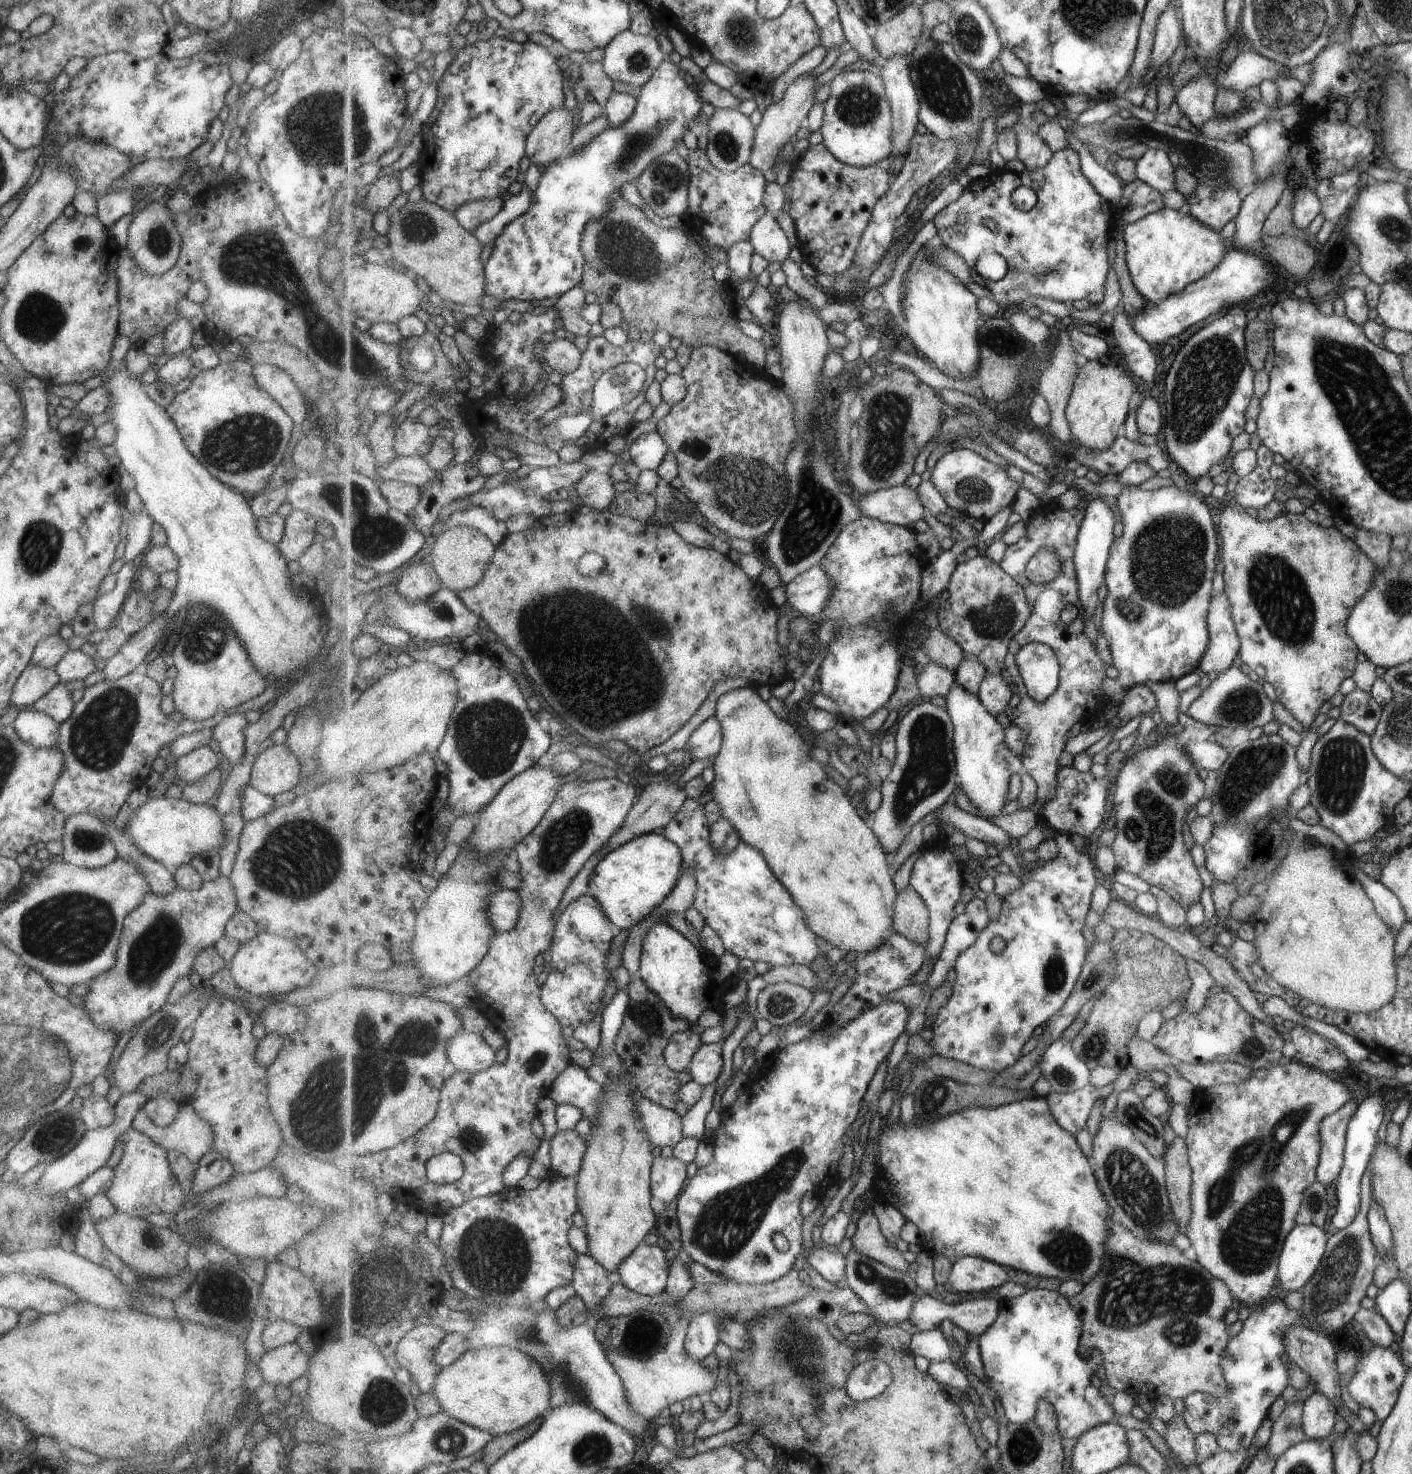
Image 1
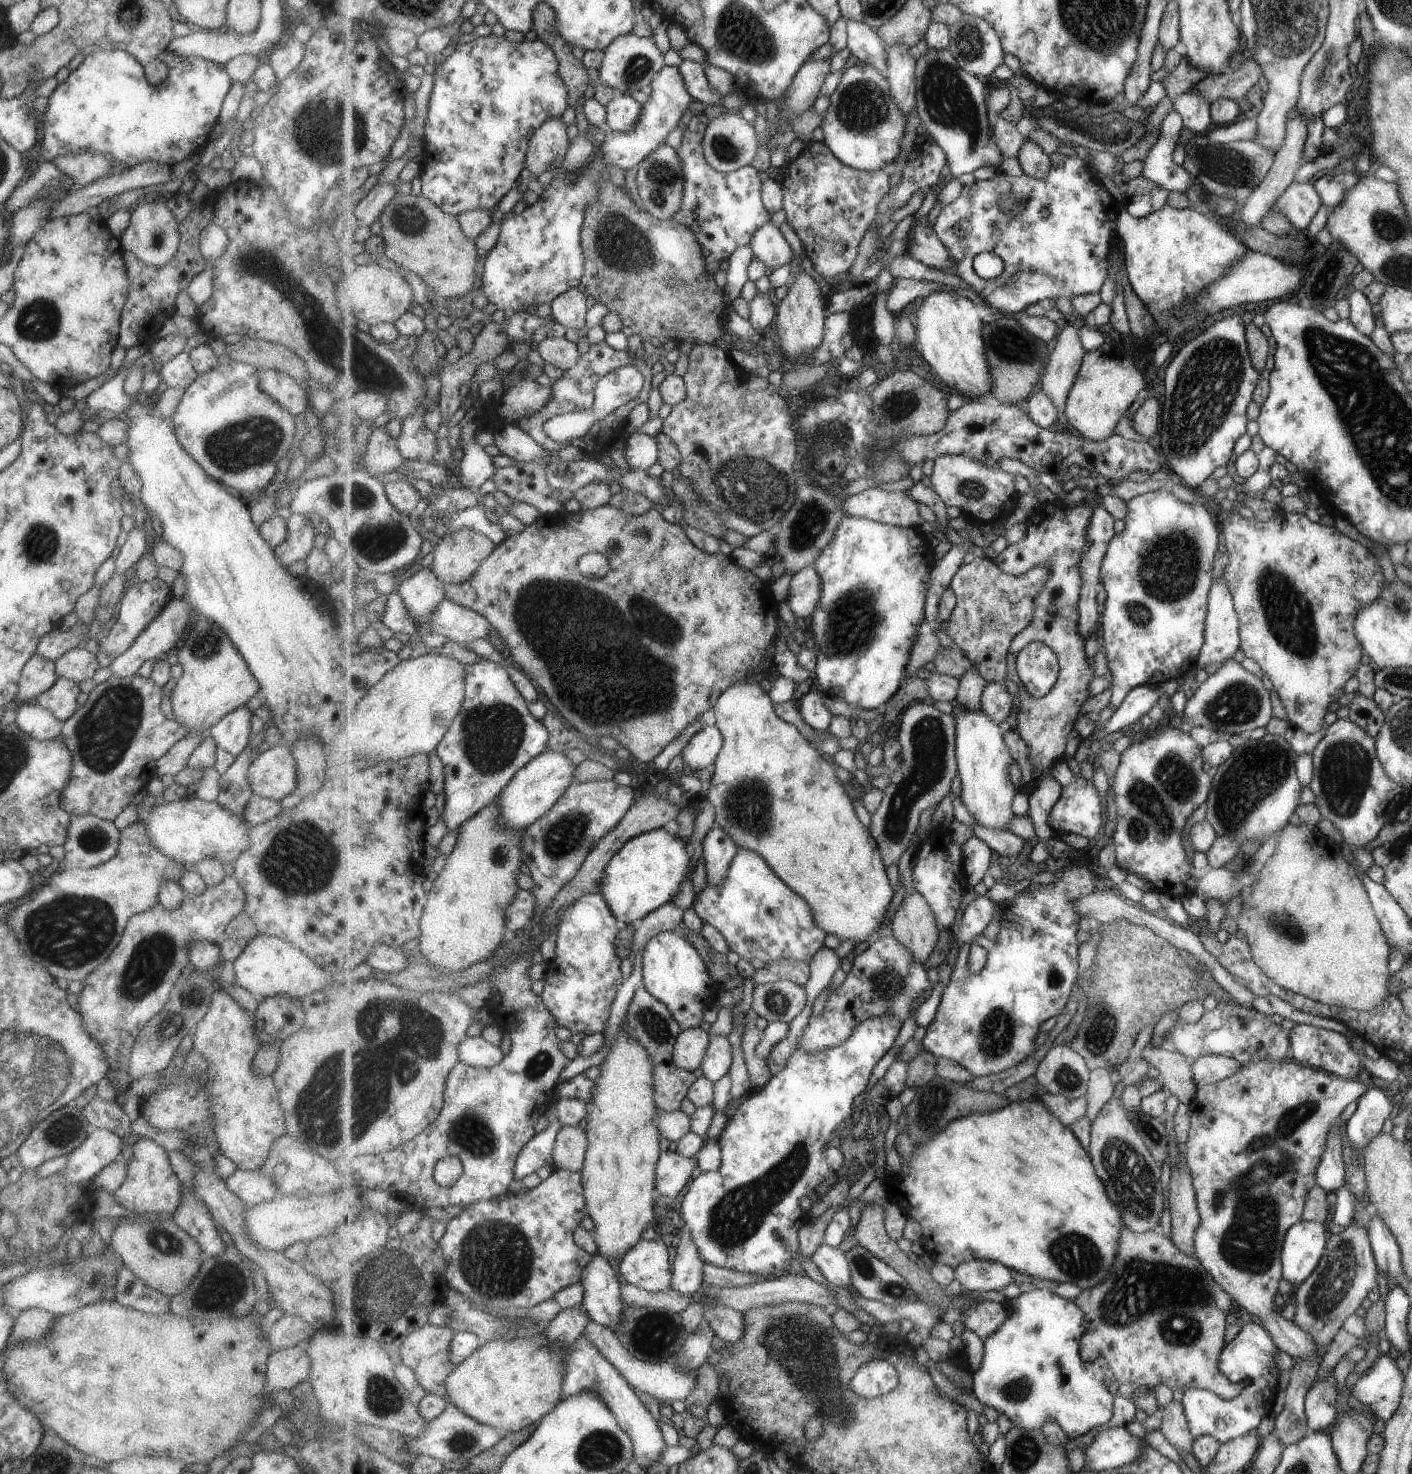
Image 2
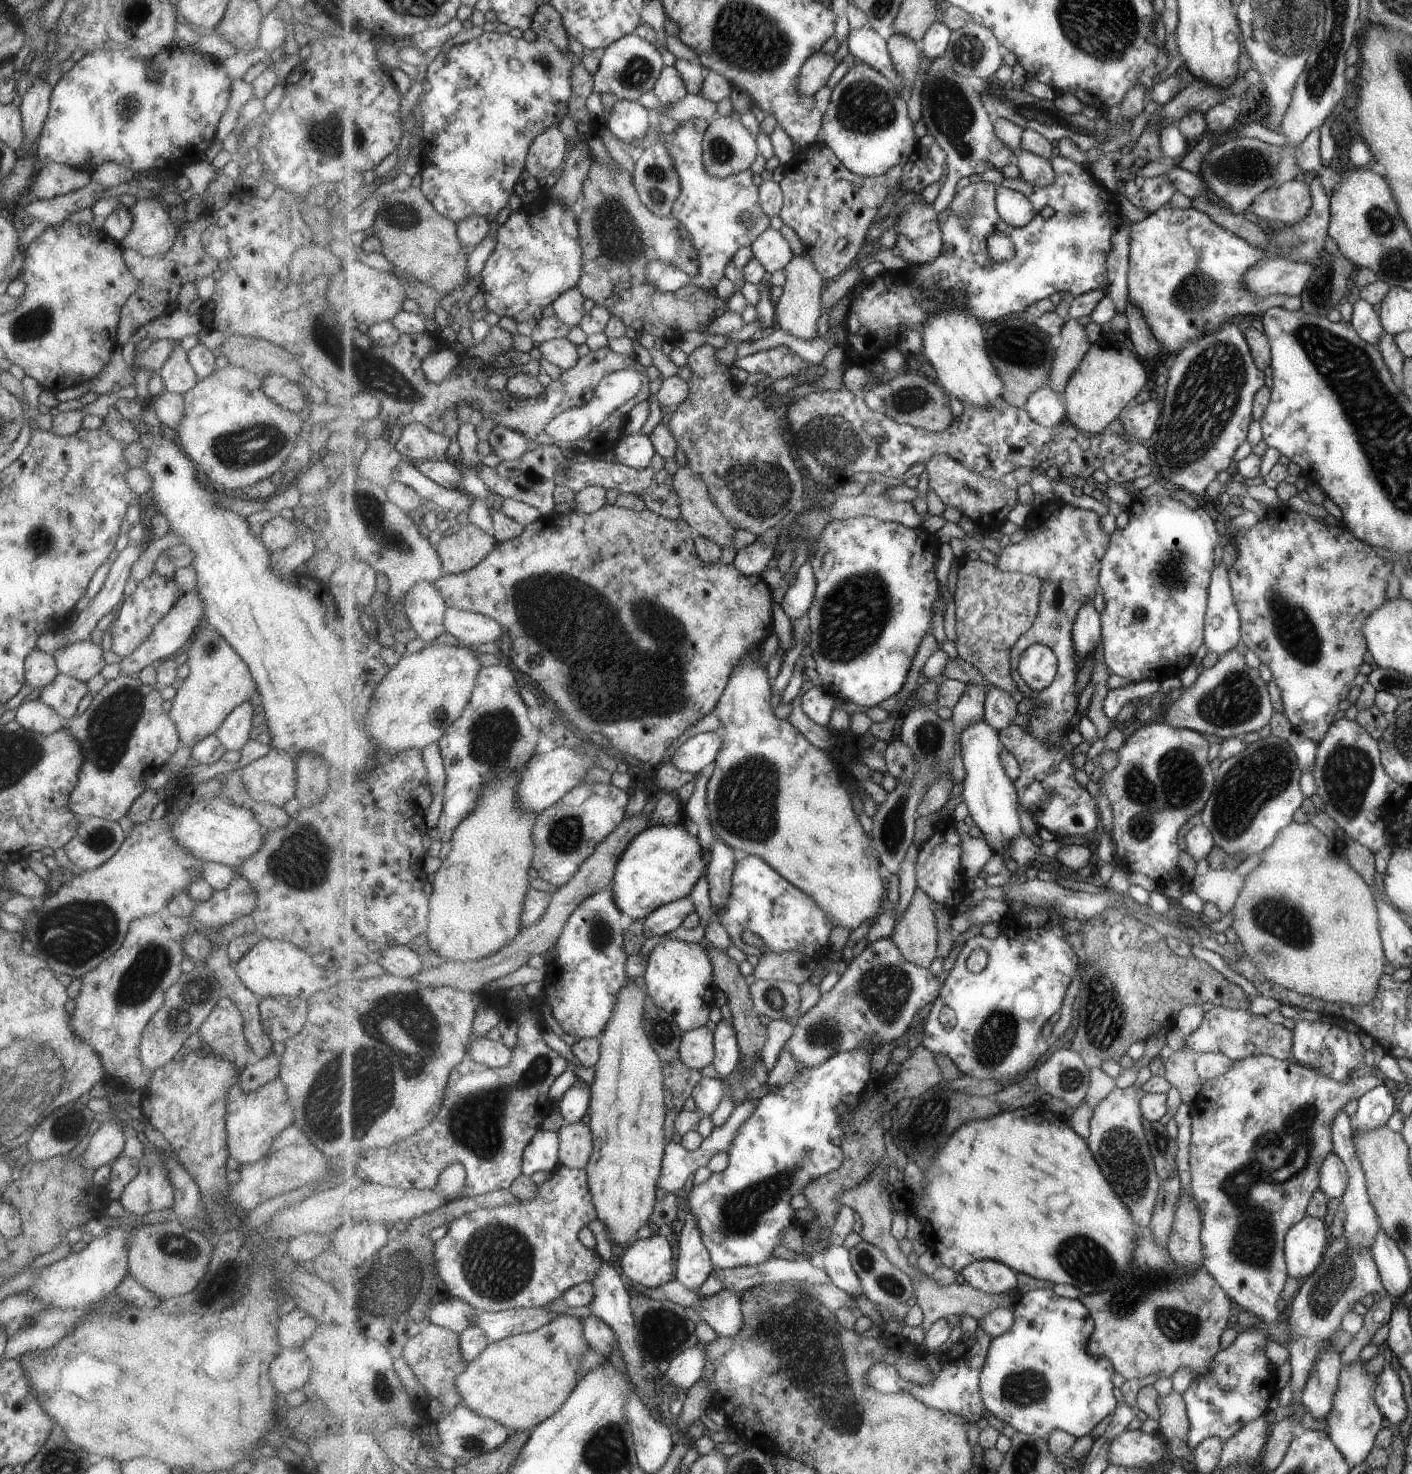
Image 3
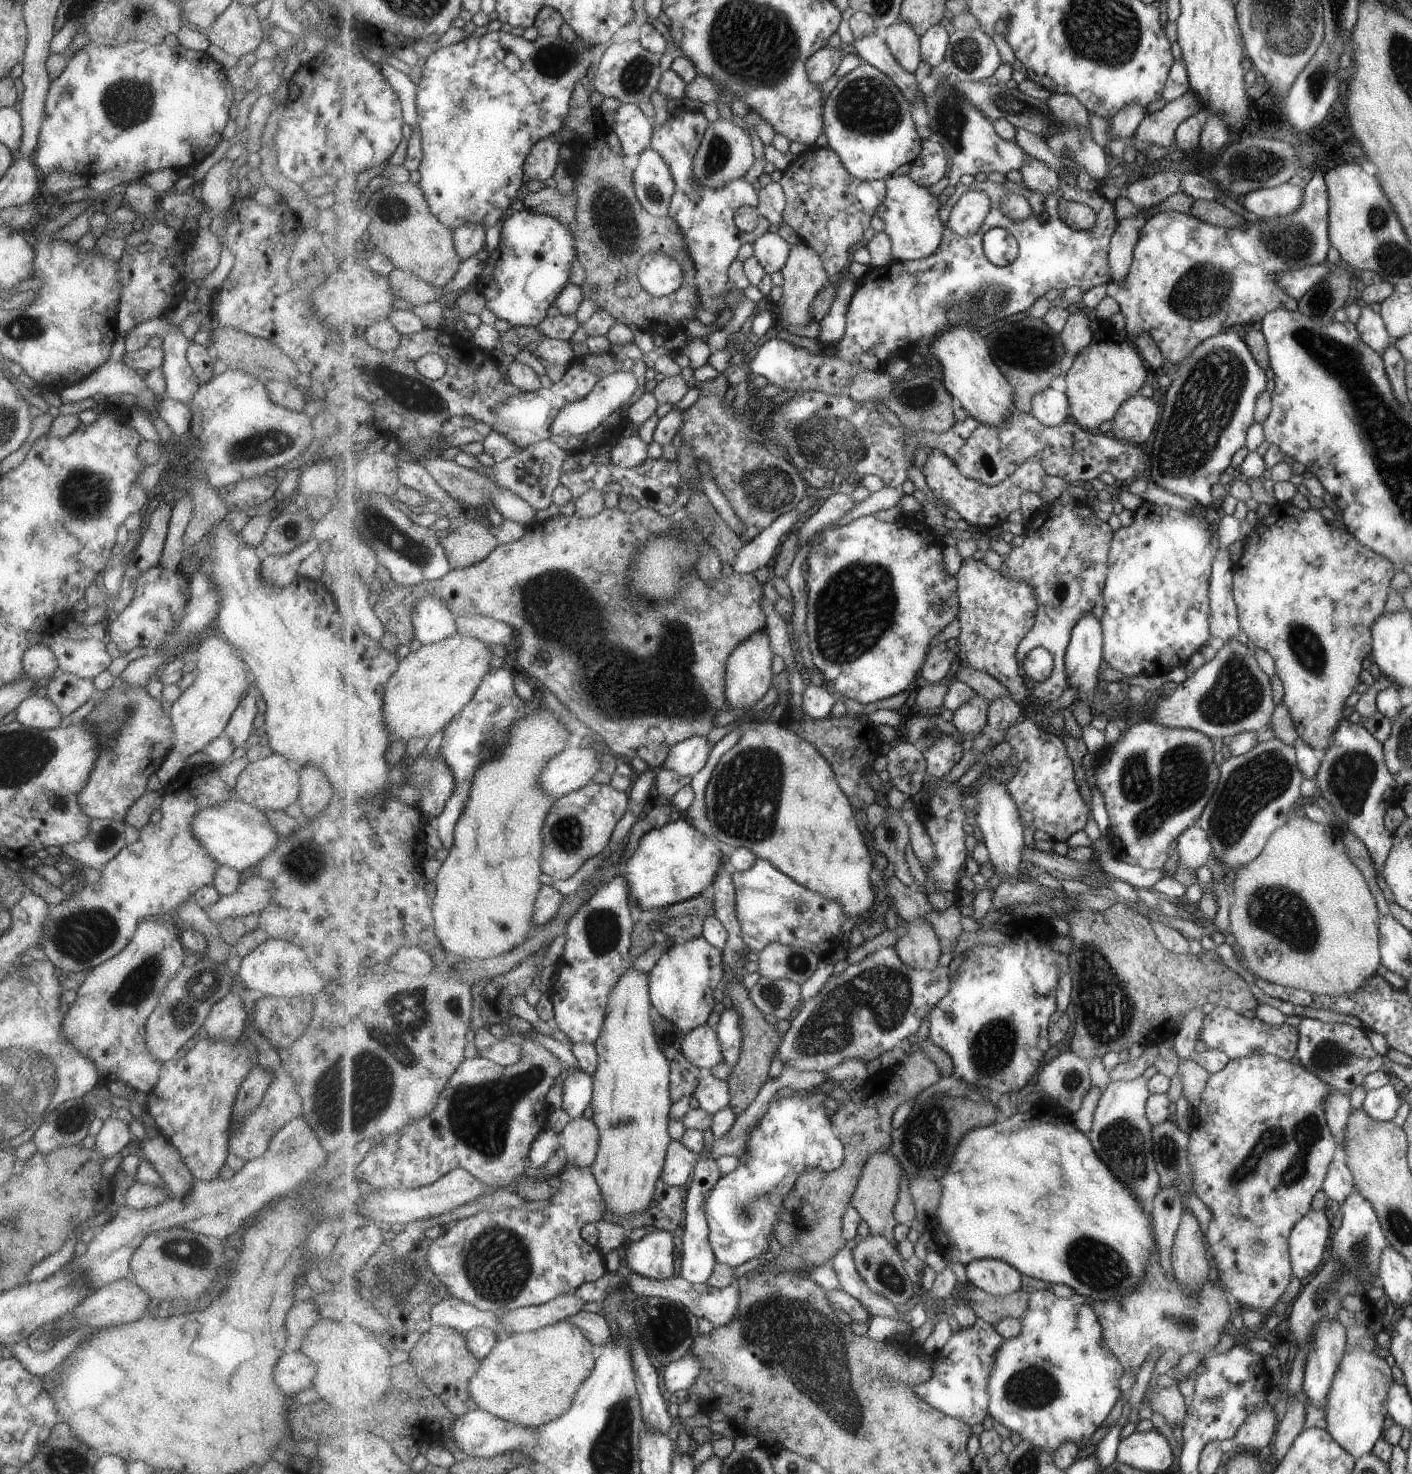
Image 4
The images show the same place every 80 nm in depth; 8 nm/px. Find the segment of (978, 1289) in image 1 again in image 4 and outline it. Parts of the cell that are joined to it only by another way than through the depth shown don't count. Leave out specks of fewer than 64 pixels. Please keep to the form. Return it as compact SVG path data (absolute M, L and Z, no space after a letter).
M975 1259L966 1267L967 1280L992 1295L1007 1296L1021 1290L1022 1272L999 1259Z

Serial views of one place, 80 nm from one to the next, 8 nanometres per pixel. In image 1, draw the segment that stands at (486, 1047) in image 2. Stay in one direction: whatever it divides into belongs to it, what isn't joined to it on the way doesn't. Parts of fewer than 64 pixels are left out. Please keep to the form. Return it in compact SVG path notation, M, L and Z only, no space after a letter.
M461 1029L449 1042L450 1071L478 1073L495 1065L497 1052L480 1034Z

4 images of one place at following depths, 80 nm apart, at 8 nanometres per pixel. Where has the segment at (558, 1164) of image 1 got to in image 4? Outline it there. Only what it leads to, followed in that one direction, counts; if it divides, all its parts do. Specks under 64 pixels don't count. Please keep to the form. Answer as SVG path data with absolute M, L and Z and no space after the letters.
M571 1118L561 1131L561 1138L567 1164L585 1168L598 1159L600 1128L593 1118Z

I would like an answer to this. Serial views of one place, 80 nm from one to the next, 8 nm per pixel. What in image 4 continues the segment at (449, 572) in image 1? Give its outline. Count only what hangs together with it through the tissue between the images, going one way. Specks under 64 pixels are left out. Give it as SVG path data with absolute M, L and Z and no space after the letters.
M461 518L443 539L444 548L452 565L468 567L486 559L499 545L499 539L485 523Z

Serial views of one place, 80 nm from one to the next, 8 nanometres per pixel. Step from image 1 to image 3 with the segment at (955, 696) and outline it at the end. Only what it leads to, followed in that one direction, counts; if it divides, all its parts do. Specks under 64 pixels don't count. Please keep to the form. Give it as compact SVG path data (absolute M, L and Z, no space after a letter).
M986 720L965 729L960 736L961 754L966 775L963 782L962 798L969 808L976 826L984 834L984 838L998 853L1002 860L1009 859L1006 849L1020 836L1023 836L1021 818L1019 818L1019 796L1015 784L1007 776L1006 766L1002 763L1001 740L999 730Z

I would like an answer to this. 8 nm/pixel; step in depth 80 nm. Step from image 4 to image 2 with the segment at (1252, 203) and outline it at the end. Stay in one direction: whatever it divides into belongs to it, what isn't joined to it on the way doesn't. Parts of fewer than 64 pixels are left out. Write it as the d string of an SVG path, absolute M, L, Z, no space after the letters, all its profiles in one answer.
M1292 181L1271 203L1269 212L1284 216L1294 230L1299 232L1309 224L1319 205L1320 198L1313 185Z

